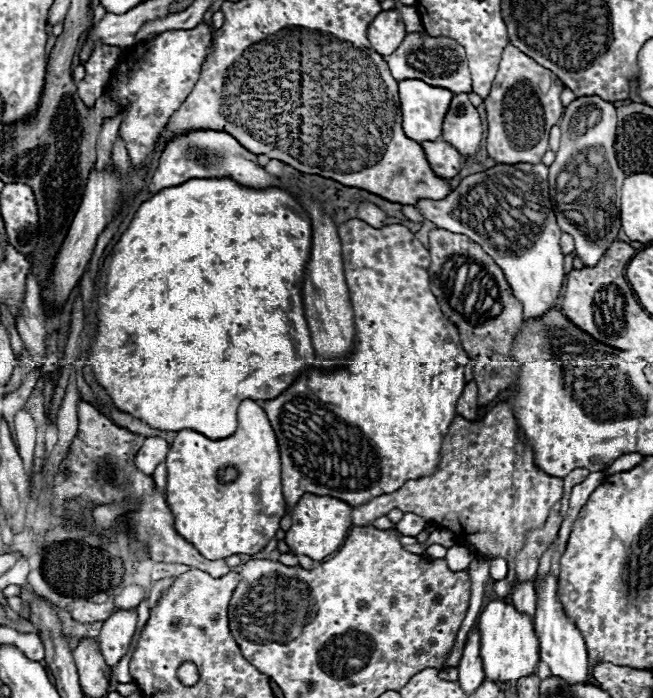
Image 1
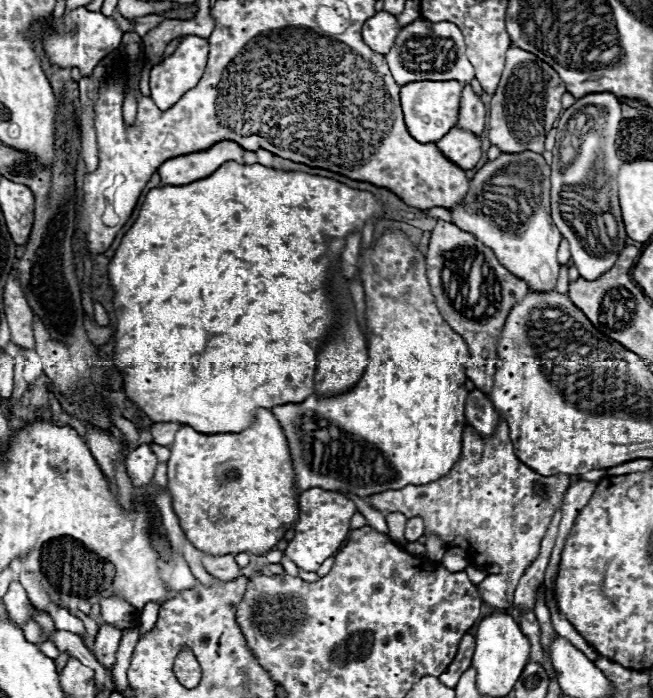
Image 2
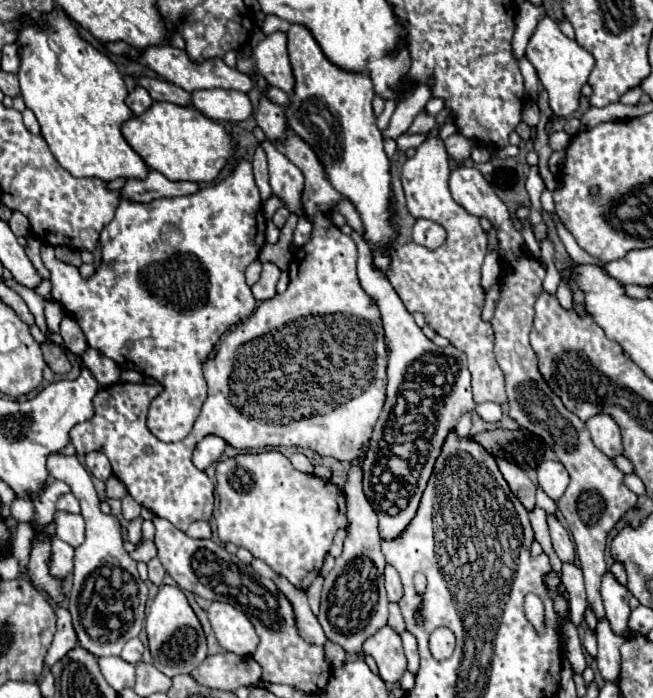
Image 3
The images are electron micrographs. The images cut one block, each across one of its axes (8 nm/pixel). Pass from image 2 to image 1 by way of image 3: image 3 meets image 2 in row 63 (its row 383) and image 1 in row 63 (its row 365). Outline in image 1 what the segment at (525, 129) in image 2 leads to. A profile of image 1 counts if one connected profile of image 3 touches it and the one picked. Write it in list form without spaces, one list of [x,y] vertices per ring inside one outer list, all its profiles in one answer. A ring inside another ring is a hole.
[[[508,44],[502,50],[498,74],[494,78],[490,94],[484,98],[486,104],[486,120],[488,120],[488,138],[486,148],[490,158],[496,164],[540,164],[542,154],[548,150],[548,132],[552,126],[556,126],[564,114],[564,106],[560,102],[560,92],[564,90],[564,84],[546,68],[536,64],[532,58],[528,58],[524,52],[520,52],[516,46]]]

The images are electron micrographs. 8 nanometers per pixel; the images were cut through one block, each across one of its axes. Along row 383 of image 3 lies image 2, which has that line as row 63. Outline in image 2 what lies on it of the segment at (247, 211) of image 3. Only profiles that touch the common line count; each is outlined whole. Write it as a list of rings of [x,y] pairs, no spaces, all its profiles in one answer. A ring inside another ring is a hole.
[[[194,34],[184,36],[180,40],[178,48],[168,58],[164,58],[160,64],[152,66],[152,70],[150,70],[150,98],[154,100],[154,104],[162,112],[172,108],[202,78],[206,60],[208,60],[208,40],[194,36]]]

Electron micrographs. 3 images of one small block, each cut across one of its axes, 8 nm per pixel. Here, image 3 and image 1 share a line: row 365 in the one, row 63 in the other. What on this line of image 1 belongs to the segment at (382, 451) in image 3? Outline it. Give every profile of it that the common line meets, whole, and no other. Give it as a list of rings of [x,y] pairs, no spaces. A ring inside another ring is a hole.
[[[406,34],[400,48],[386,58],[390,72],[396,80],[400,78],[420,78],[432,86],[448,88],[452,94],[470,94],[472,92],[472,80],[470,70],[466,64],[464,48],[458,46],[458,42],[452,42],[452,38],[432,38],[428,34]]]

